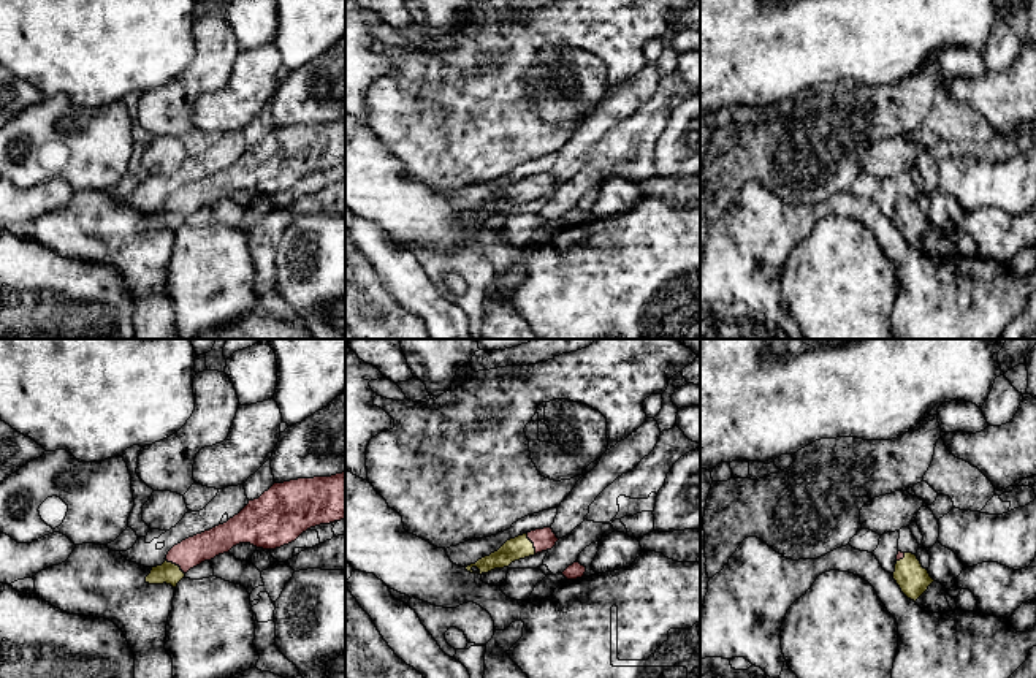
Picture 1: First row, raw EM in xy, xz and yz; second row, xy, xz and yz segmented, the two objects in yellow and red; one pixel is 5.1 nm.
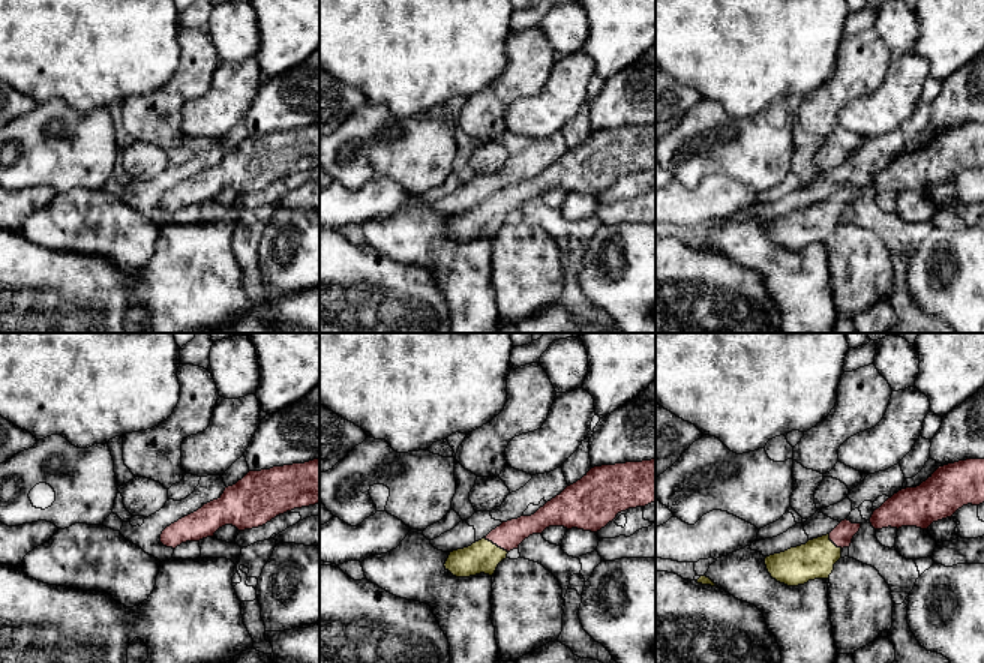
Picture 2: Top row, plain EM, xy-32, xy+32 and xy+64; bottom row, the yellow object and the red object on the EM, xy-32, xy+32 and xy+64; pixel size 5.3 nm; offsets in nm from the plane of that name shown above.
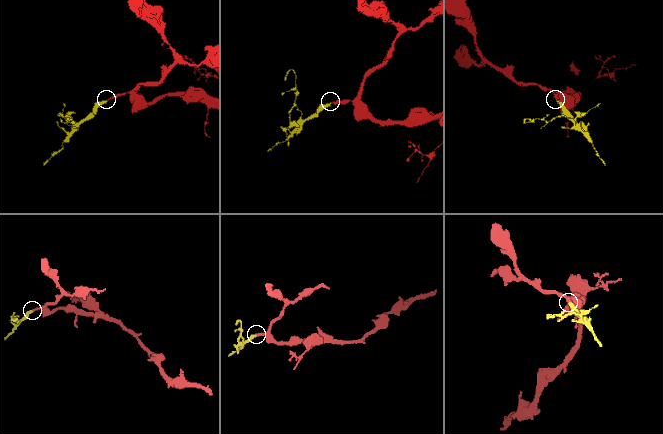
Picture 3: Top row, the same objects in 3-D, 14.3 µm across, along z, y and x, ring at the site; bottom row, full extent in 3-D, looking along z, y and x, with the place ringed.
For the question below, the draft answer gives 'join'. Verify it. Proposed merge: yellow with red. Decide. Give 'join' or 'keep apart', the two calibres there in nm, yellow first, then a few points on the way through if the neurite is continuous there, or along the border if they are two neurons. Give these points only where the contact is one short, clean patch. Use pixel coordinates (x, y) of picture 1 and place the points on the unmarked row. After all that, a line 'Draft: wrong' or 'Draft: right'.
join; 110 nm thick on the yellow side, 150 nm on the other; runs through xy (168, 217), (175, 209), (192, 197)
Draft: right

